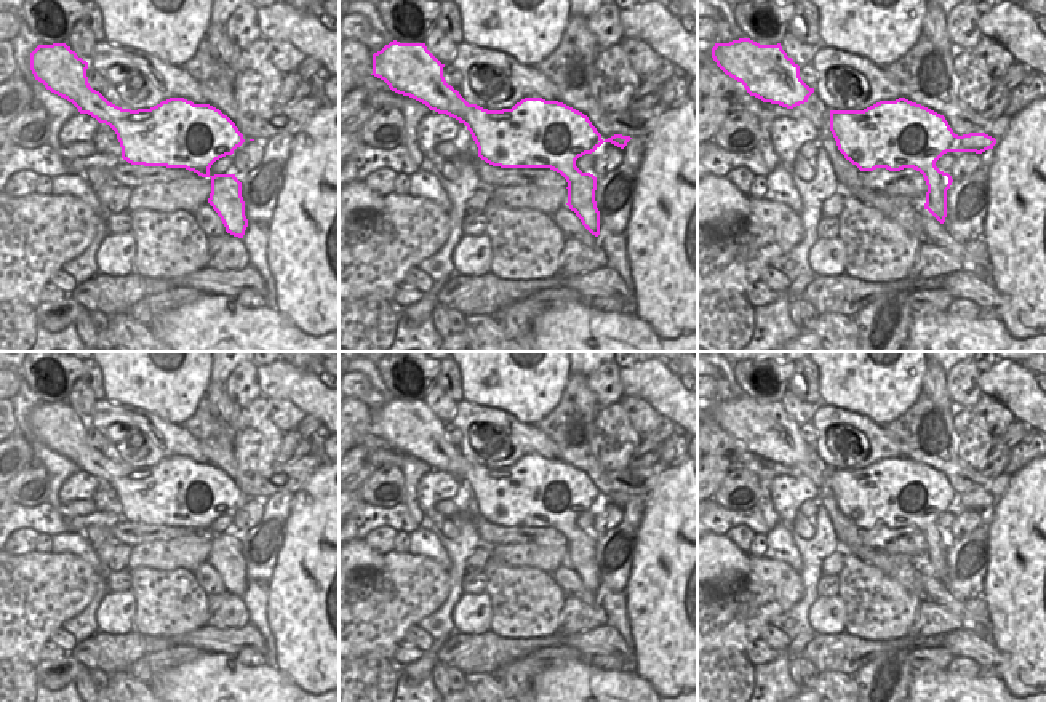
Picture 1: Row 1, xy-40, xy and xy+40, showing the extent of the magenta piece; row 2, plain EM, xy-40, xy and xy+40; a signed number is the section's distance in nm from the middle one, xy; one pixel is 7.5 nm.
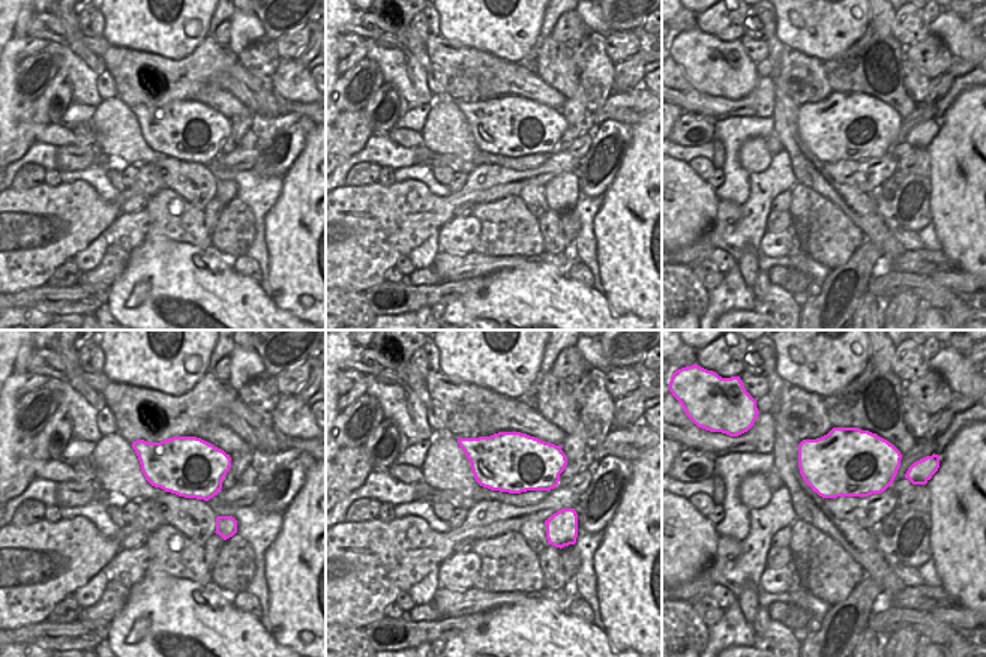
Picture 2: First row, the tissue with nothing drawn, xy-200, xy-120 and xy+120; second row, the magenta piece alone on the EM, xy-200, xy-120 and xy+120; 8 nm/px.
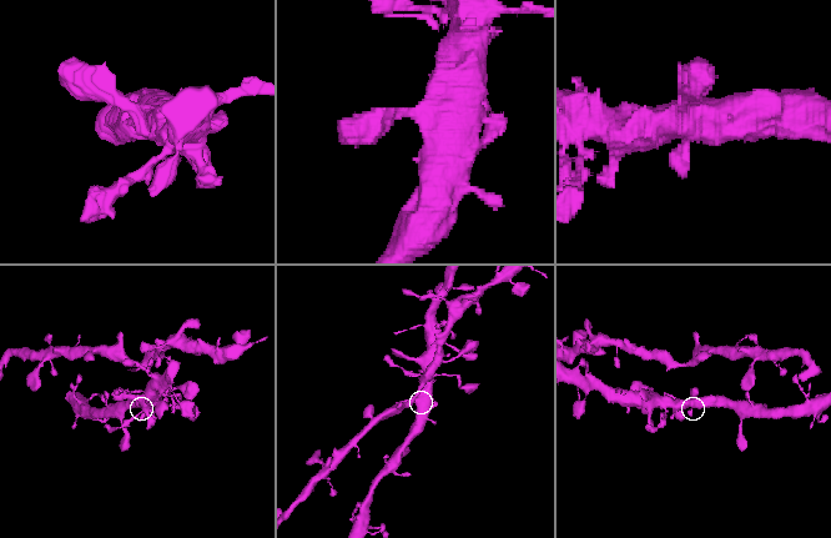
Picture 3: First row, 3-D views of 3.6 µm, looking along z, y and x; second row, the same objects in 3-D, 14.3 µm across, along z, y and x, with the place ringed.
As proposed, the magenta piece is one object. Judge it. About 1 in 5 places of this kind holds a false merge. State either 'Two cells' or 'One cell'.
One cell

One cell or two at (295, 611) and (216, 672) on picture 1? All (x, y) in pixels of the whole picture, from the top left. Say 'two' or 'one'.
two

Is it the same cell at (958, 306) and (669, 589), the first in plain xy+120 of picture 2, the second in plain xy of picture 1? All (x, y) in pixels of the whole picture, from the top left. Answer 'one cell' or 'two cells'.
one cell

